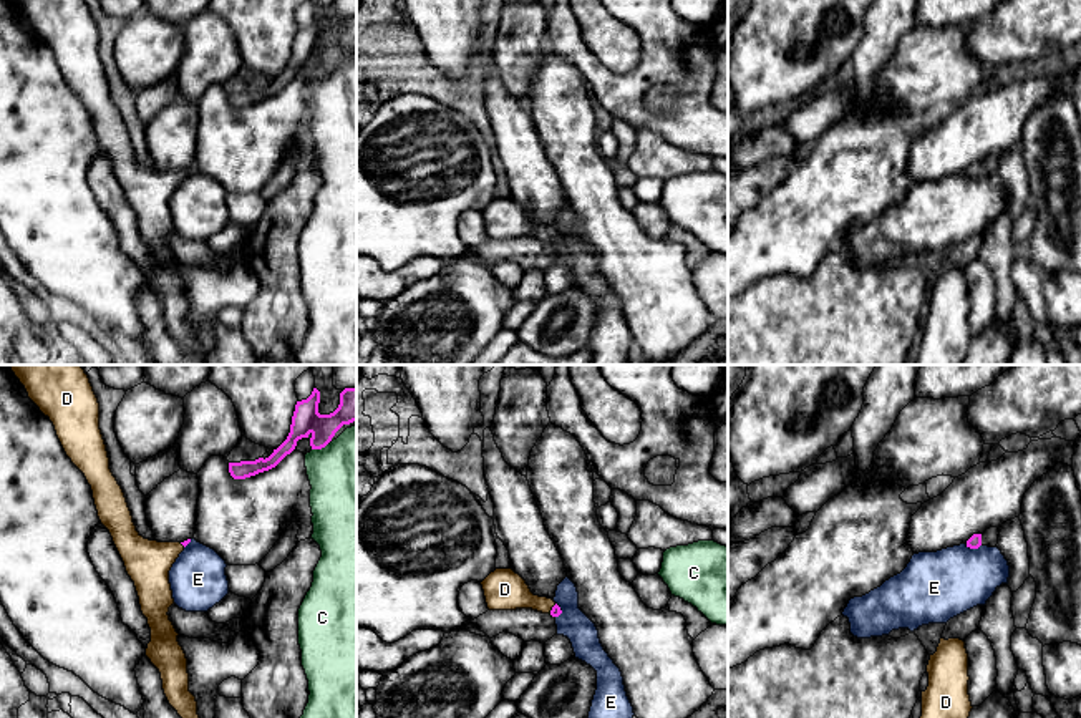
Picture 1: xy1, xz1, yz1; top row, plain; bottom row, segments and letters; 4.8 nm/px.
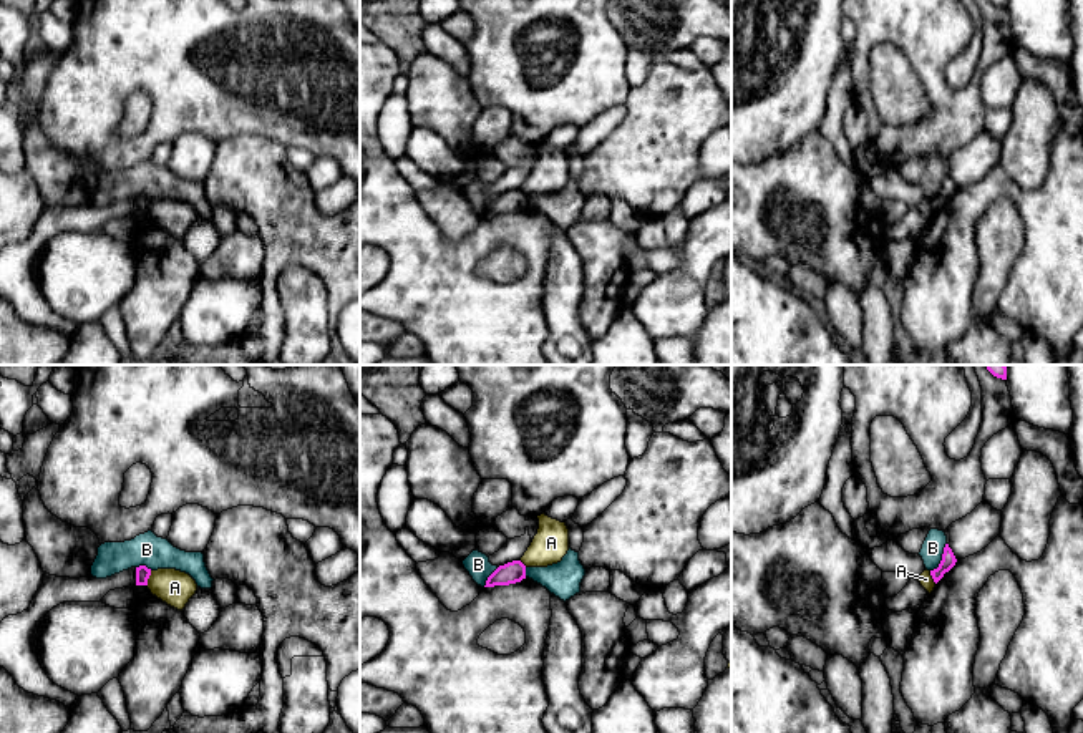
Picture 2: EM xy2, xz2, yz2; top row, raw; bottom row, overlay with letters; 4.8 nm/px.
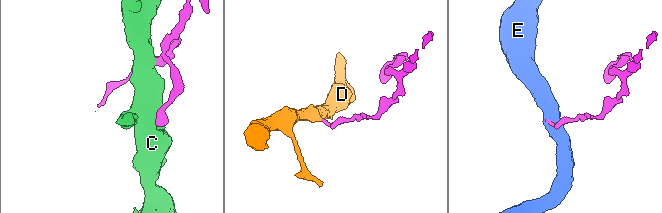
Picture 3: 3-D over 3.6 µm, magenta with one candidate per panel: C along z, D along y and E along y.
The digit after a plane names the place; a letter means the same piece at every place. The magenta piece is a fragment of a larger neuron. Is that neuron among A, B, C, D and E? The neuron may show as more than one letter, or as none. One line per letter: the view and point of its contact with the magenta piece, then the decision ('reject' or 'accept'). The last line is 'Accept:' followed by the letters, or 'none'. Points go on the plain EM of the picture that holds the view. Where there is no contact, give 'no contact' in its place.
A: contact xy2 (148, 206); reject
B: contact yz2 (942, 186); reject
C: contact xy1 (319, 77); reject
D: contact xz1 (552, 237); accept
E: contact yz1 (972, 176); reject
Accept: D

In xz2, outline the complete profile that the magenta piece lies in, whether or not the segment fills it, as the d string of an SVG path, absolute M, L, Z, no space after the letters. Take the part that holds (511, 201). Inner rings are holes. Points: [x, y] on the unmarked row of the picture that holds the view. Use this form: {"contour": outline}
{"contour": "M512 189L499 194L486 209L484 216L509 214L526 207L526 194L521 189Z"}

